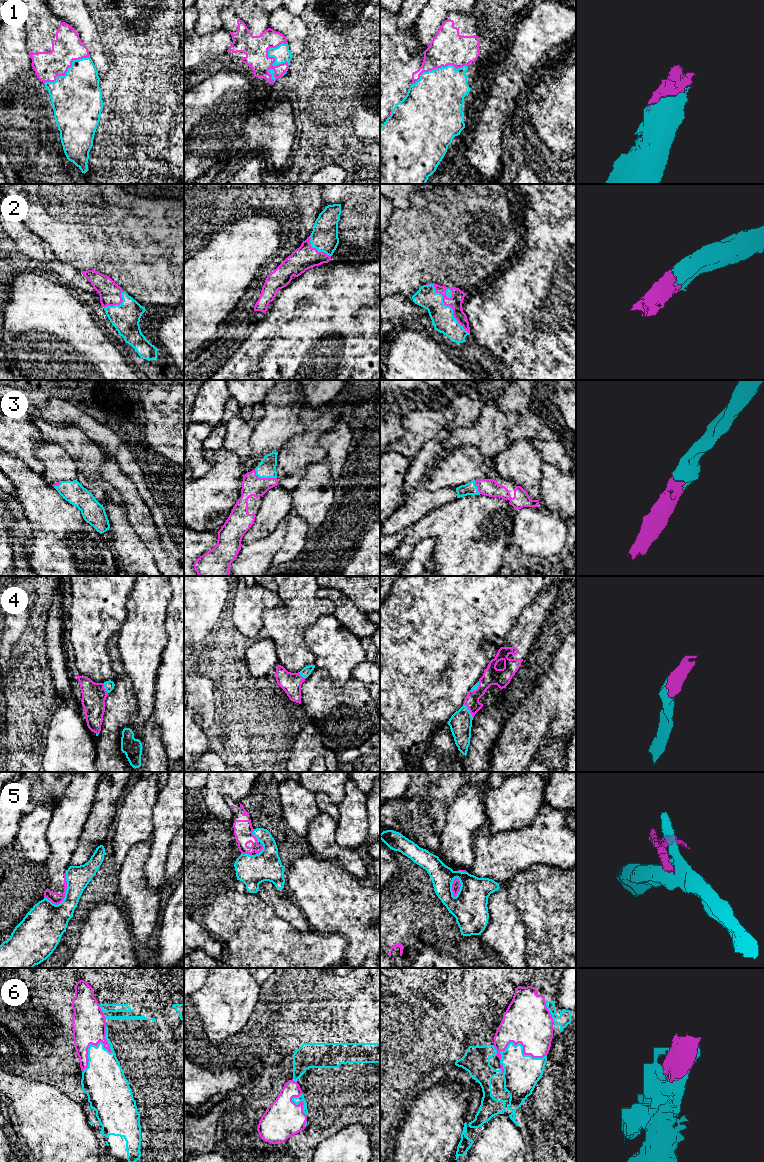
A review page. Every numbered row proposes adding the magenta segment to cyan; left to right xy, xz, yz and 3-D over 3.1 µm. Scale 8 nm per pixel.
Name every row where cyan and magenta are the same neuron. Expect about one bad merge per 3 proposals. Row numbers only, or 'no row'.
1, 2, 3, 4, 6

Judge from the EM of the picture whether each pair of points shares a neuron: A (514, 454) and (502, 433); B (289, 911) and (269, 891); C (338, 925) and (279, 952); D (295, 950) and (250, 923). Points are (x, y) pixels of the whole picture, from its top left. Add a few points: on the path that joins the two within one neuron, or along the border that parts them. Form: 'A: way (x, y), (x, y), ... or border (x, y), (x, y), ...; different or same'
A: border (510, 444), (494, 458); different
B: way (284, 906), (274, 896); same
C: border (315, 931), (337, 934), (344, 939); different
D: way (284, 950), (277, 950), (261, 934); same

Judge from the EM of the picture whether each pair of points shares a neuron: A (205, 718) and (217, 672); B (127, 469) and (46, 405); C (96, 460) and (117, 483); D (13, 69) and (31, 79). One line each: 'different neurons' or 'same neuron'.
A: different neurons
B: same neuron
C: different neurons
D: different neurons

